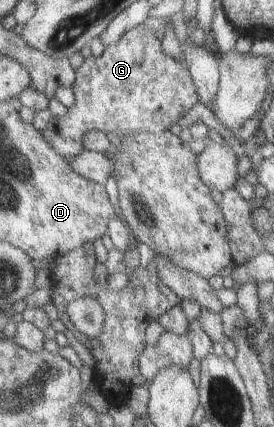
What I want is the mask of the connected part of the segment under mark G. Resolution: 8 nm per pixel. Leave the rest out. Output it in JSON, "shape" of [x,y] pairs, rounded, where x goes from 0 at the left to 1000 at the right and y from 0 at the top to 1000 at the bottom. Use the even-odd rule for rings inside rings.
{"shape":[[[526,56],[464,73],[423,103],[383,108],[365,133],[328,129],[307,138],[277,166],[281,187],[263,204],[277,241],[234,269],[190,274],[153,307],[204,358],[245,375],[288,365],[310,351],[303,326],[321,304],[372,304],[420,323],[496,309],[591,311],[628,288],[646,288],[672,269],[686,269],[686,260],[730,239],[726,211],[690,162],[672,162],[664,148],[606,129],[584,82]]]}

